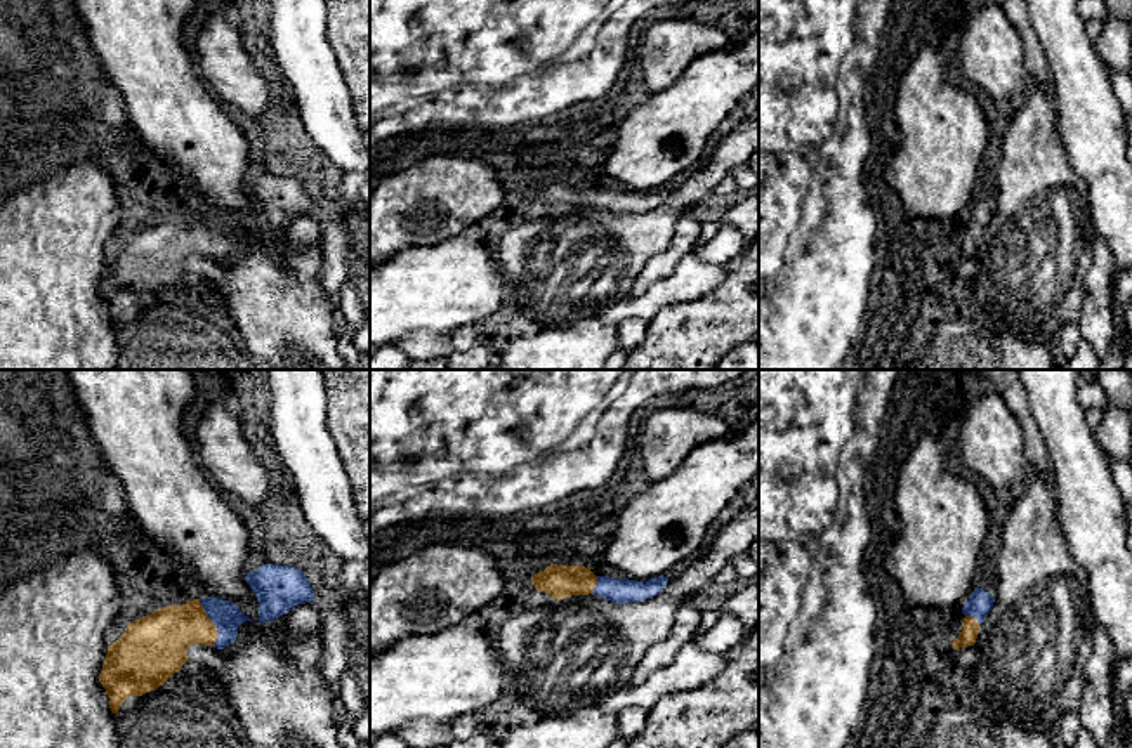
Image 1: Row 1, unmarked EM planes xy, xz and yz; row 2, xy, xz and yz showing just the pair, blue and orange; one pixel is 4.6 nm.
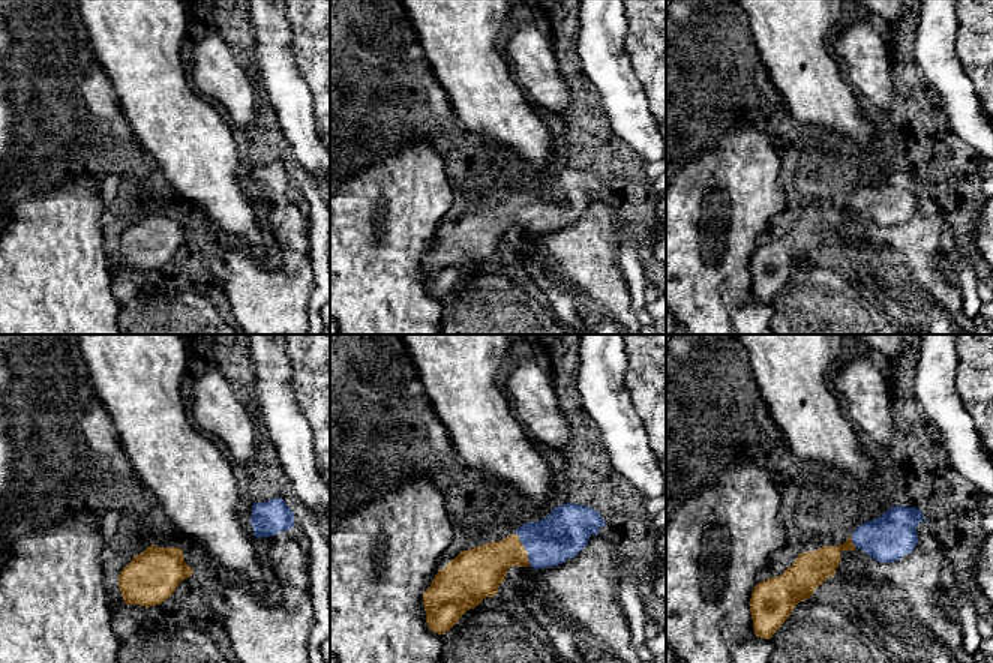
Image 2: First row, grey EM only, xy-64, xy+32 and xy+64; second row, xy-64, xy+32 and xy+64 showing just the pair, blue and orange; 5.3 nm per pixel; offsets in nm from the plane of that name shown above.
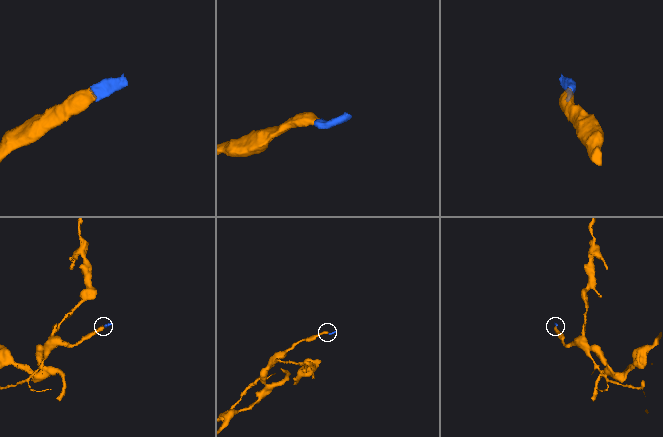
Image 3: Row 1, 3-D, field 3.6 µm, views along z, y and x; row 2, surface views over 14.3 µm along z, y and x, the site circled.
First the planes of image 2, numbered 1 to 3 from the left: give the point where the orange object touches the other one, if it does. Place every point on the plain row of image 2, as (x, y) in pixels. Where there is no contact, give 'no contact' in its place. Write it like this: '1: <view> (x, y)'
1: no contact
2: xy+32 (524, 210)
3: xy+64 (852, 206)

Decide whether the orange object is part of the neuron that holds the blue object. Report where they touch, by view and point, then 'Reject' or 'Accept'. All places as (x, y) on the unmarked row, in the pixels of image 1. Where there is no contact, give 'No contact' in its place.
Touches blue at xy (212, 231). Accept

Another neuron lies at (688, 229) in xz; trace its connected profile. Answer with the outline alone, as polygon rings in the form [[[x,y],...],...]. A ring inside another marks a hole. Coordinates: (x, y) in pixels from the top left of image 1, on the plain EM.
[[[688,212],[679,219],[674,229],[672,241],[667,250],[655,255],[637,276],[630,295],[642,295],[653,283],[667,279],[675,271],[677,264],[696,250],[696,241],[701,234],[701,222]]]

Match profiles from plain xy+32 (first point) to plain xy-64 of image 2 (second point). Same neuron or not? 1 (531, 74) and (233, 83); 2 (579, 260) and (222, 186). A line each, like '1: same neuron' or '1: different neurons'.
1: same neuron
2: different neurons

